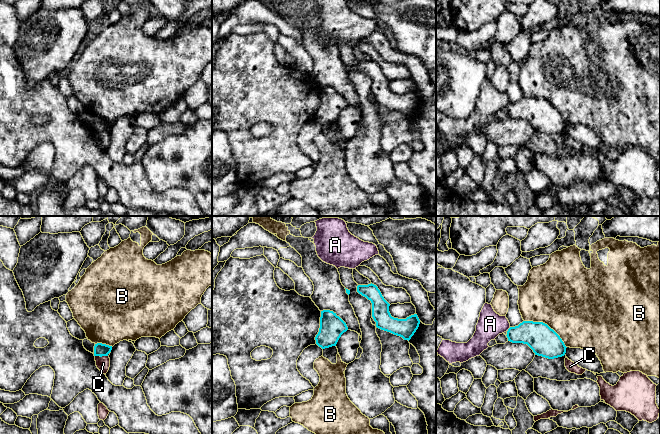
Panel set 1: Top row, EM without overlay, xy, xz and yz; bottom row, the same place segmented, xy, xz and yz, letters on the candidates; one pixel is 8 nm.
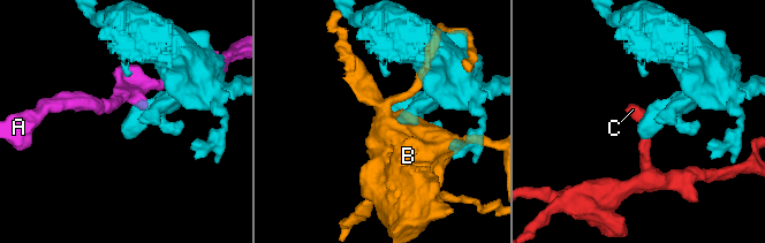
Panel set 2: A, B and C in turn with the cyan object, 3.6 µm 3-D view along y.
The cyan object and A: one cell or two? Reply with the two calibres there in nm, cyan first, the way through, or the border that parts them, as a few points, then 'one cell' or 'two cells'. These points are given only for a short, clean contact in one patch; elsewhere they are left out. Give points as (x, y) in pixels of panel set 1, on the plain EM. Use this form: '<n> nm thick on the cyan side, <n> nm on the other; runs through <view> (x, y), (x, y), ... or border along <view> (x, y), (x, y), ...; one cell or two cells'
220 nm thick on the cyan side, 200 nm on the other; border along yz (510, 103), (507, 107); two cells

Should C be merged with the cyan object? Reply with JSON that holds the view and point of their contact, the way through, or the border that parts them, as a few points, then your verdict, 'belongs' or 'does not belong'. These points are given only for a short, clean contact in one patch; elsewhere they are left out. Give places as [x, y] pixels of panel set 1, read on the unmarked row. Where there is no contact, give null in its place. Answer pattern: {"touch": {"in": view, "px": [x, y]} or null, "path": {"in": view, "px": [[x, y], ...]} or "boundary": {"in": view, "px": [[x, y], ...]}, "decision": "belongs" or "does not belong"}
{"touch": {"in": "xy", "px": [101, 132]}, "boundary": {"in": "xy", "px": [[95, 131], [107, 132]]}, "decision": "does not belong"}

